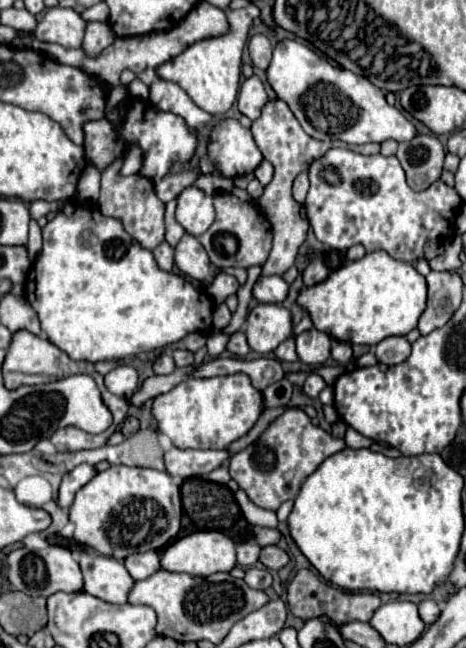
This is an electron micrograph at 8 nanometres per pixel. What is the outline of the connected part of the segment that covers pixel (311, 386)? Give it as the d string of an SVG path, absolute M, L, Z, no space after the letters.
M309 375L303 389L305 389L305 393L307 393L309 397L317 397L323 387L325 387L325 381L323 381L319 375Z

